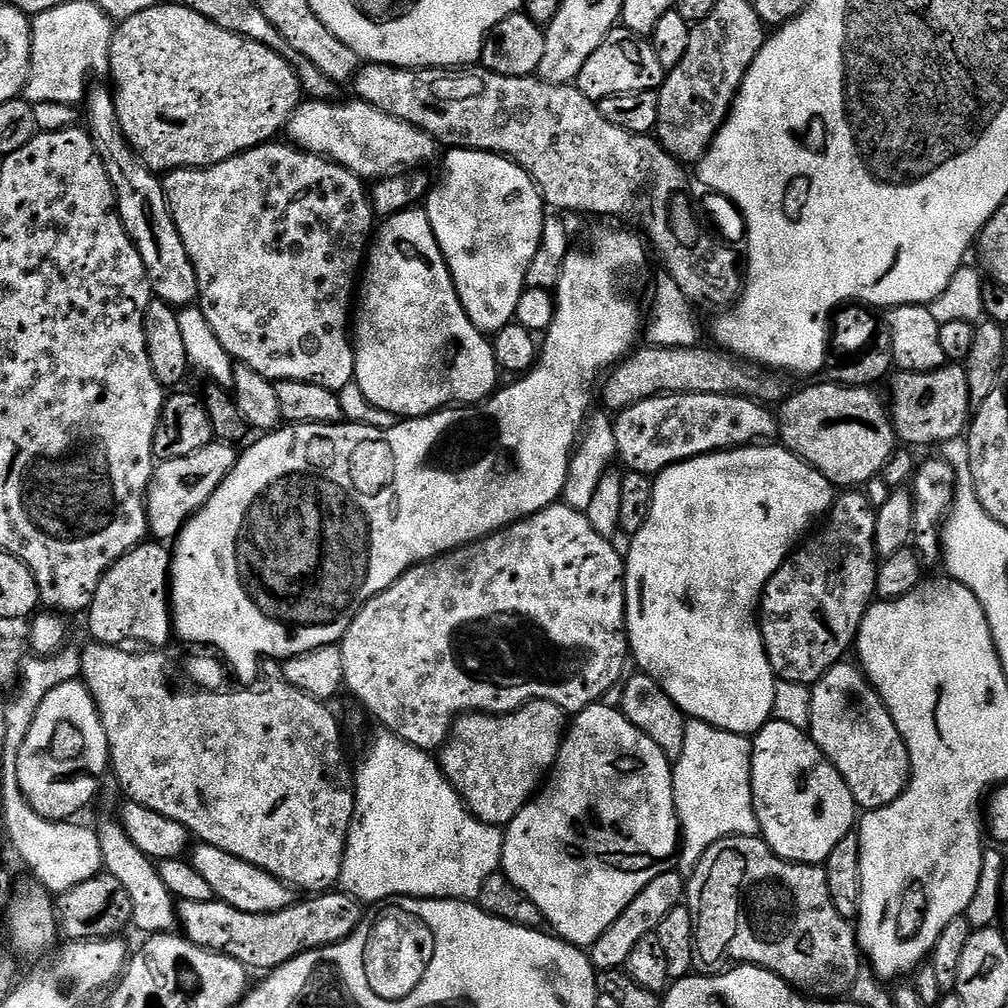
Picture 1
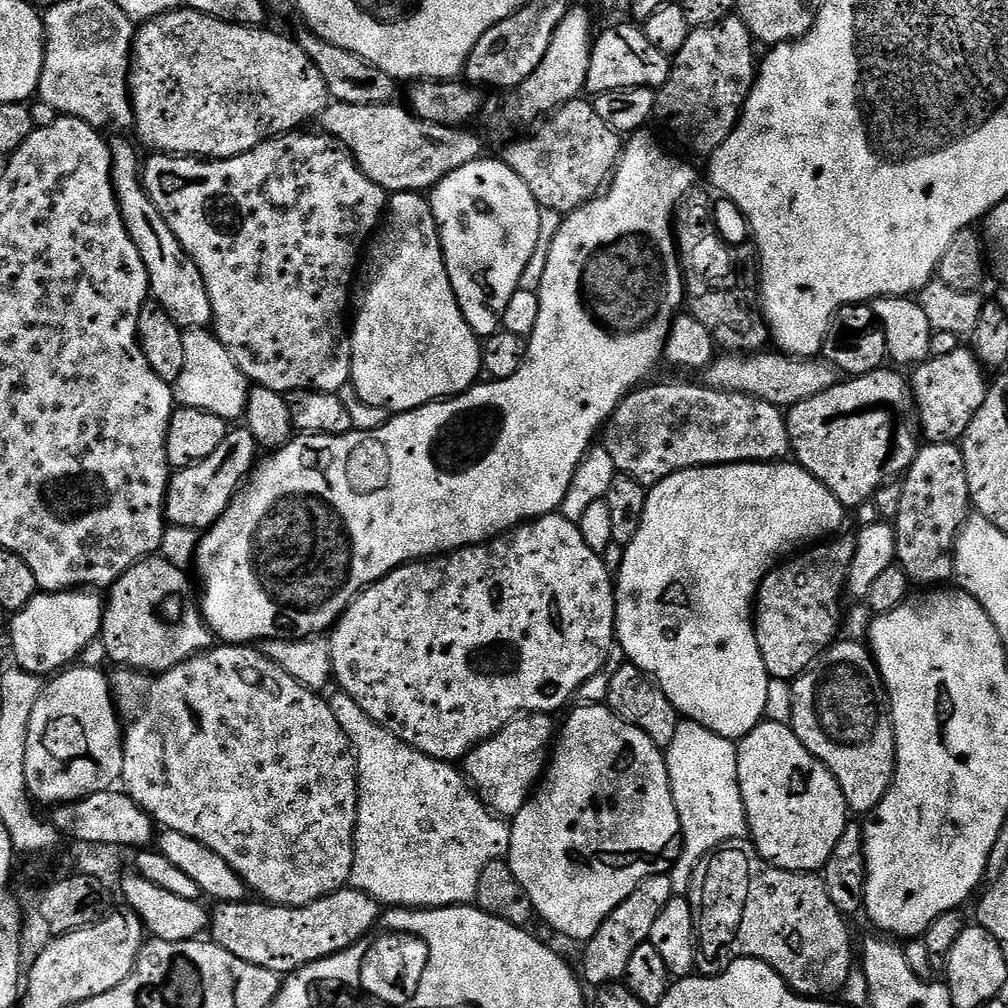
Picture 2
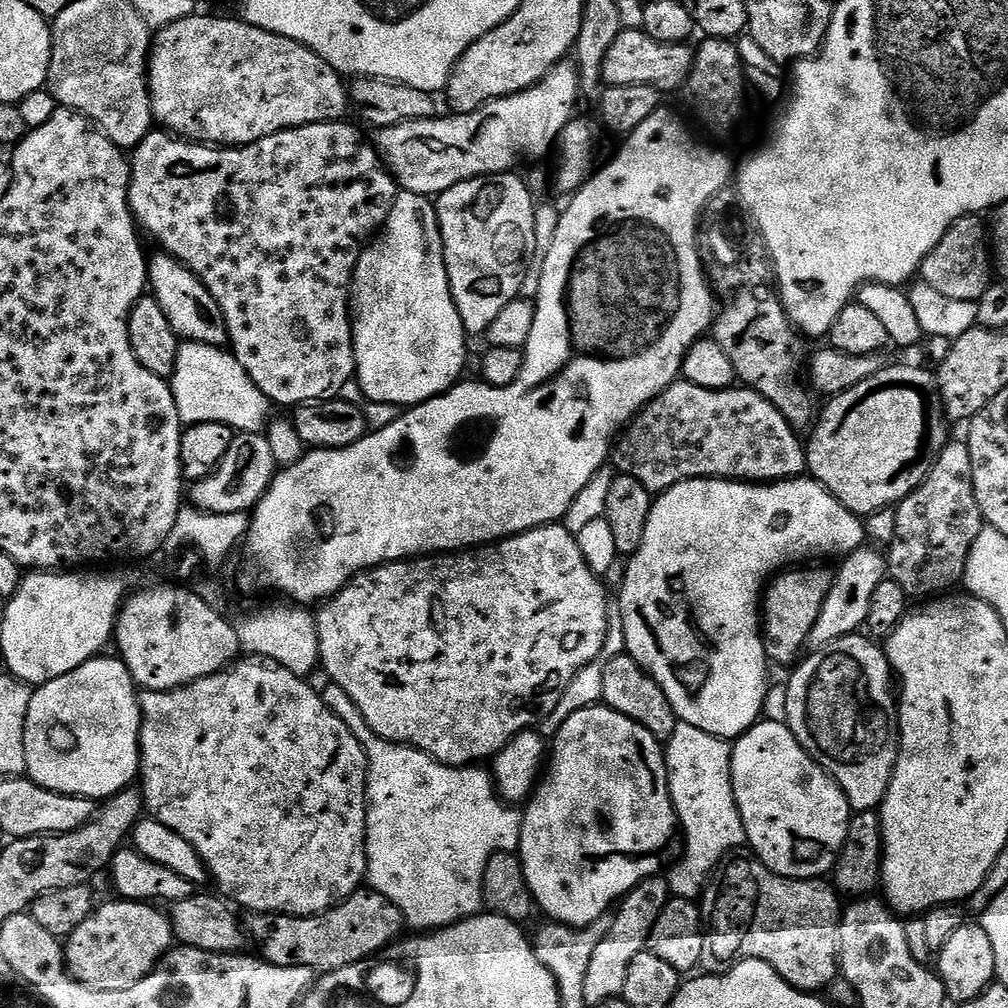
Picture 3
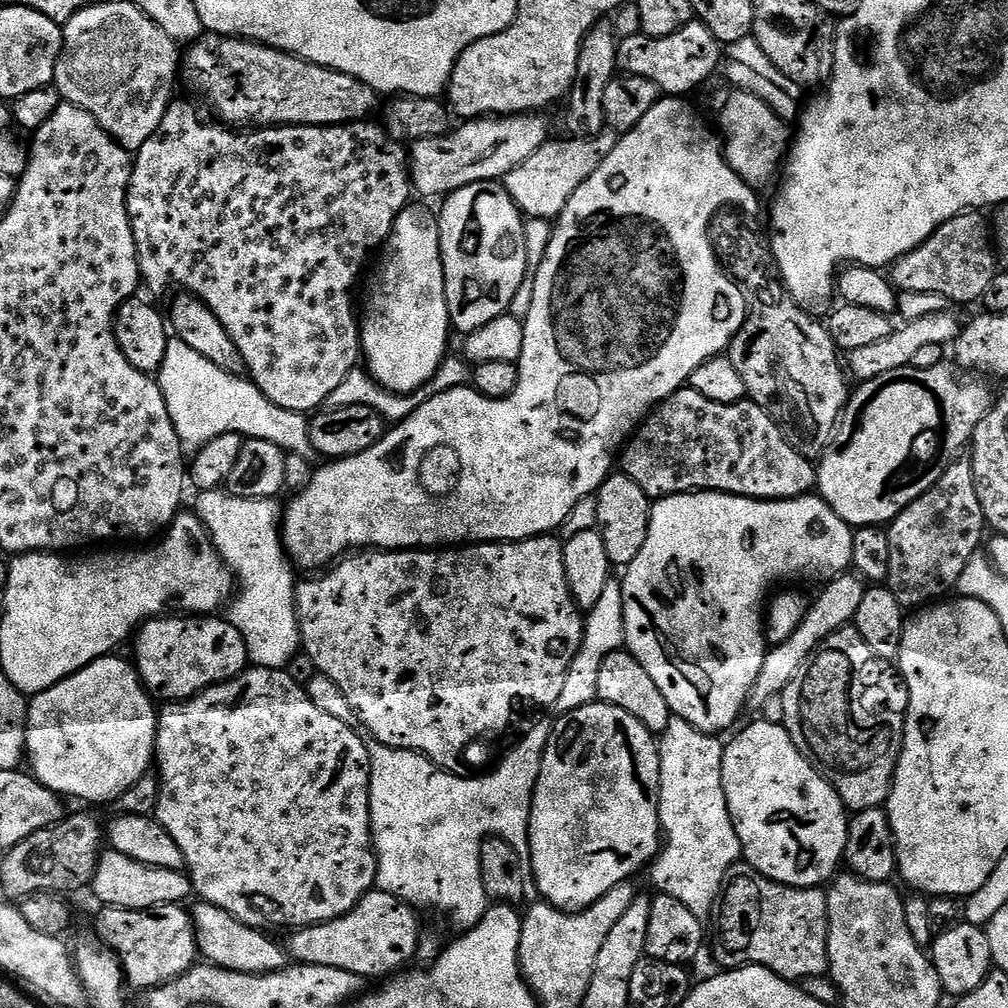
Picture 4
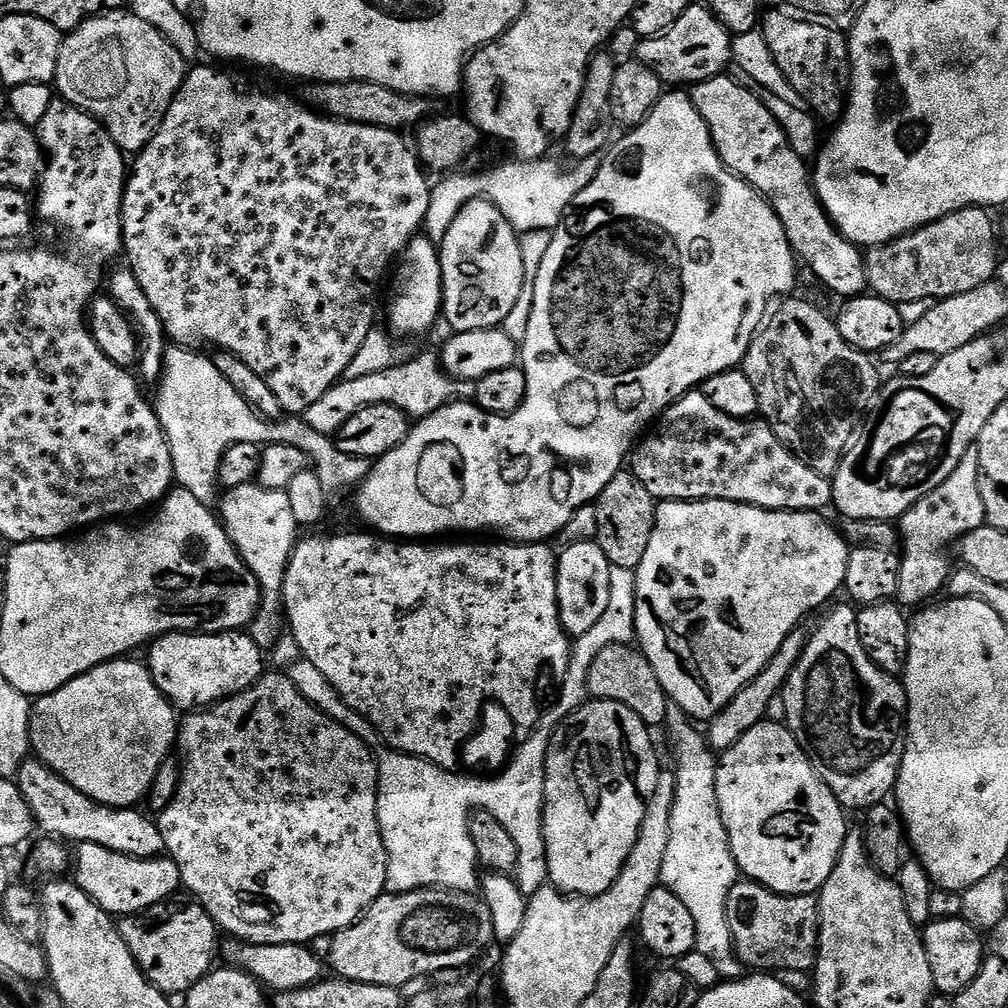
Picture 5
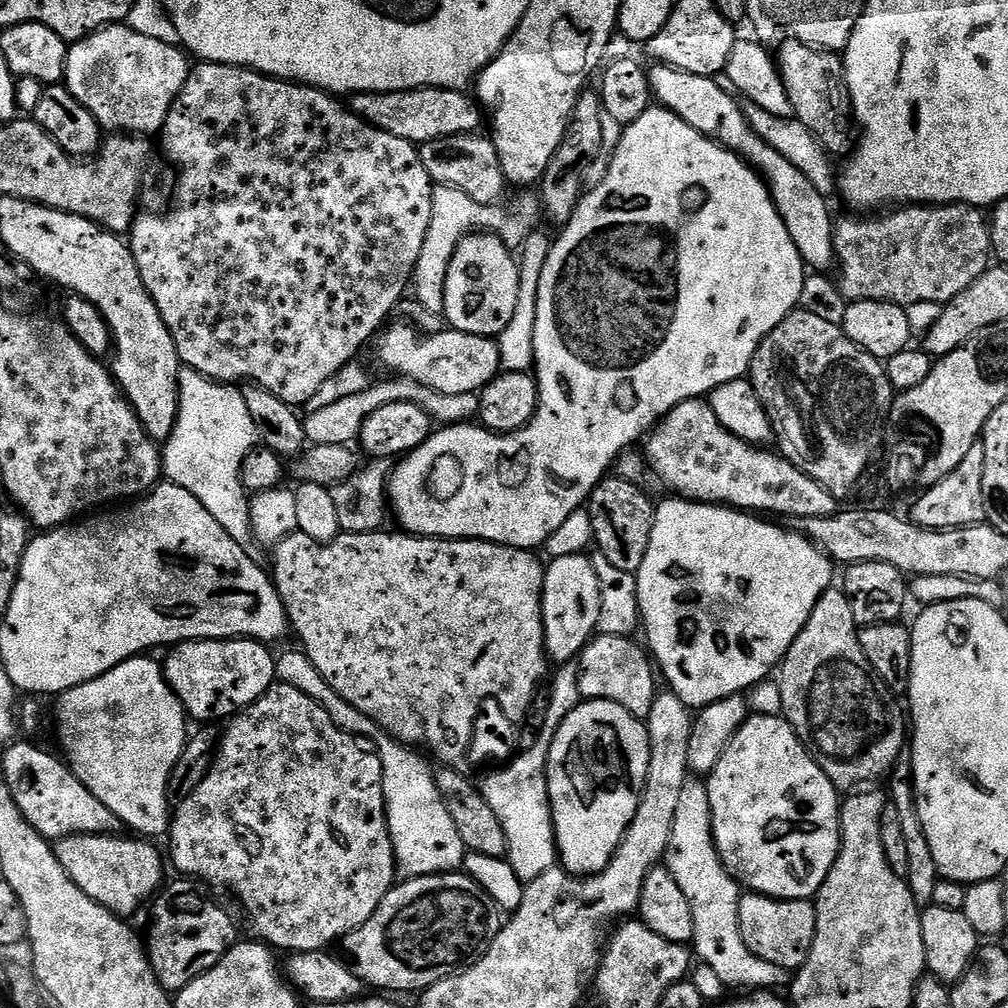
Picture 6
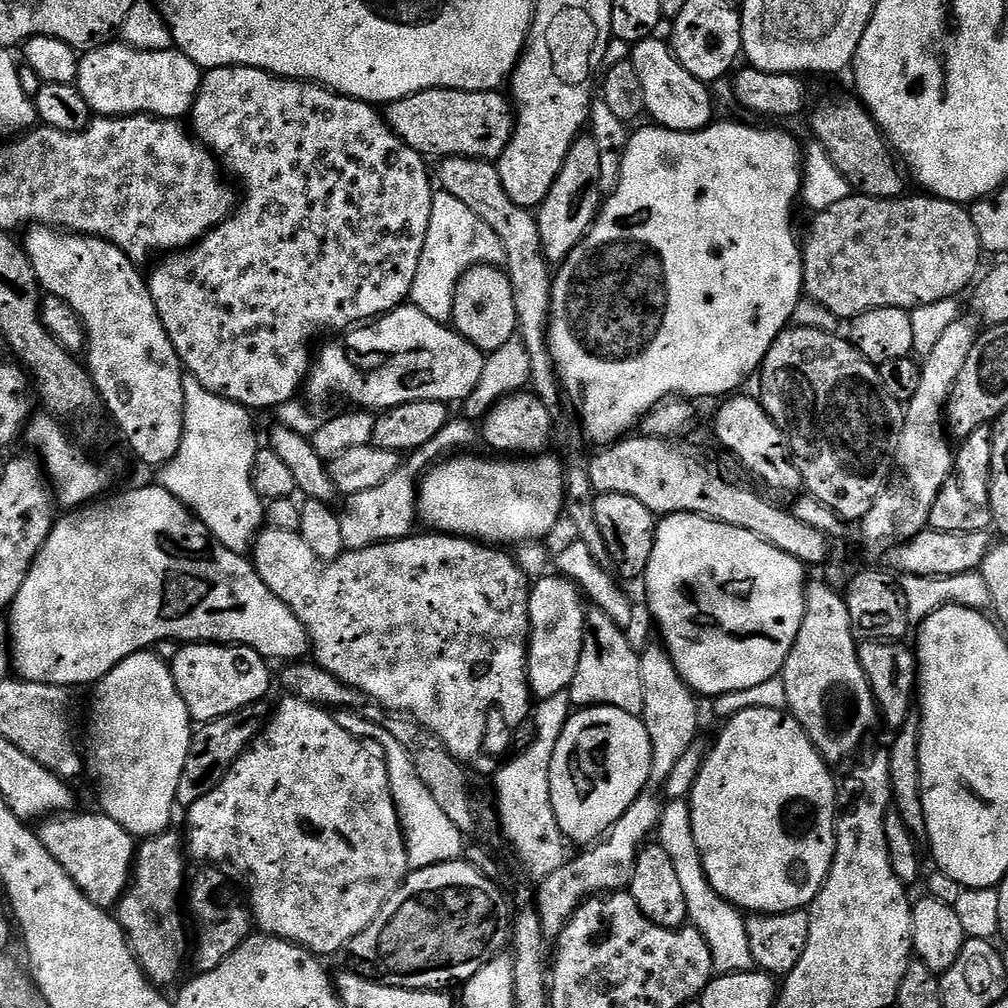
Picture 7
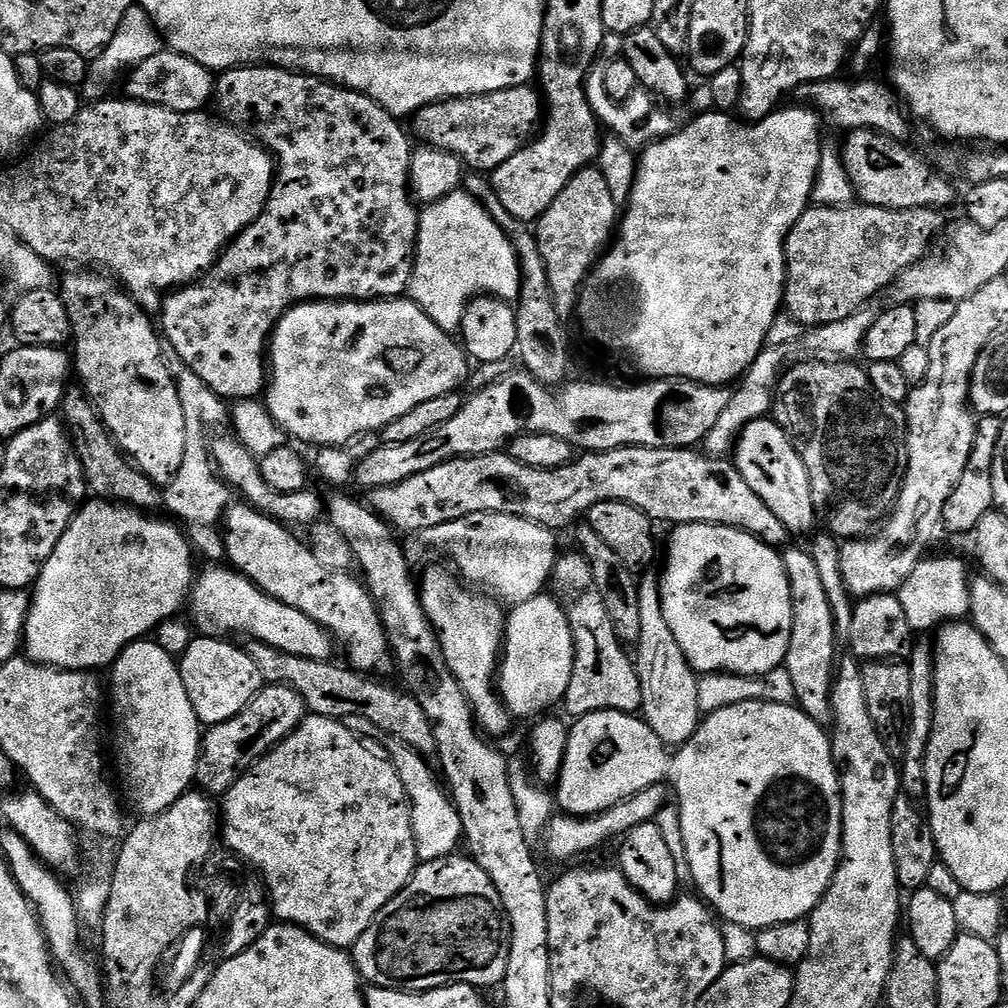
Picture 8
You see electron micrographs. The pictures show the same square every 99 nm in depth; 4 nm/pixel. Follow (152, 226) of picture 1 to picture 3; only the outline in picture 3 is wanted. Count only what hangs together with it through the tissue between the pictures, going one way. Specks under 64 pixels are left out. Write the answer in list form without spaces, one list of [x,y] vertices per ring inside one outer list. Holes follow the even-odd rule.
[[[163,250],[157,253],[148,262],[147,287],[151,295],[156,297],[158,306],[162,306],[170,326],[174,326],[174,334],[184,342],[224,348],[228,344],[228,331],[222,310],[218,310],[218,302],[214,302],[203,282],[181,260]]]

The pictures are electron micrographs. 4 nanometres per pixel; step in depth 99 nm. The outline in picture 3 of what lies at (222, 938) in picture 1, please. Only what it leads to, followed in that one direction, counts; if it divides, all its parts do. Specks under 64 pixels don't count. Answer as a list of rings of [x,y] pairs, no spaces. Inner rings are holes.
[[[361,886],[357,892],[350,894],[348,900],[334,904],[316,916],[252,914],[247,918],[247,935],[251,939],[253,936],[264,947],[263,959],[274,966],[314,968],[320,974],[373,959],[383,953],[406,928],[405,918],[398,906],[367,886]]]

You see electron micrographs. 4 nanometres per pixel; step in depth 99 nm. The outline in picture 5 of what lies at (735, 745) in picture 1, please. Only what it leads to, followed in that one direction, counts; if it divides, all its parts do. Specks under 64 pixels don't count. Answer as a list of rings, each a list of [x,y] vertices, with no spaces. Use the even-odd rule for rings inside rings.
[[[669,707],[666,729],[676,747],[676,793],[670,814],[670,846],[666,846],[660,884],[678,894],[686,910],[690,910],[696,931],[696,951],[714,962],[714,970],[725,981],[738,980],[745,975],[746,968],[736,956],[726,914],[728,895],[738,883],[738,869],[718,806],[718,756],[708,747],[705,733],[695,727],[699,728],[682,709]]]

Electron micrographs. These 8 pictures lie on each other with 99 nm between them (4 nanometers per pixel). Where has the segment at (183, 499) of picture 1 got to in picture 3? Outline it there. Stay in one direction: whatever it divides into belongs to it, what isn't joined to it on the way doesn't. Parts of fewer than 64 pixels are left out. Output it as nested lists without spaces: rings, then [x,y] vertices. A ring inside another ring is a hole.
[[[236,432],[230,442],[230,450],[226,450],[226,458],[222,458],[222,462],[218,462],[214,474],[197,480],[191,485],[191,507],[210,514],[251,513],[257,502],[268,492],[268,488],[272,484],[272,479],[276,477],[277,471],[278,466],[274,462],[274,453],[270,451],[270,442],[267,435],[259,432]]]

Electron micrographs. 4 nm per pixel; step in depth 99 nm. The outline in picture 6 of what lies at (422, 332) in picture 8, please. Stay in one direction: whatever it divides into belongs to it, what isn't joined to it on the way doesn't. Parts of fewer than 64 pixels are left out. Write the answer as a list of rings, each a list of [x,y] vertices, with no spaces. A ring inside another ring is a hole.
[[[394,324],[383,333],[380,358],[383,366],[392,371],[389,373],[397,377],[413,380],[442,394],[470,394],[479,393],[502,371],[500,346],[491,336],[475,336],[455,330],[419,336],[415,327]]]

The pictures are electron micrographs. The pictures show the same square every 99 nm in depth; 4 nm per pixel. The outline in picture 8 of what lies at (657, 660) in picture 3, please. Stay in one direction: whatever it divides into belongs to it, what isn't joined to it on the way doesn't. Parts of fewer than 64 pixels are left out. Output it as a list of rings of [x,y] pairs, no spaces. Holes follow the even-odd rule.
[[[682,524],[671,529],[672,541],[668,544],[668,565],[664,568],[664,576],[660,580],[660,597],[662,608],[666,614],[666,622],[670,622],[670,630],[674,630],[674,638],[678,638],[678,646],[682,646],[682,654],[686,654],[688,664],[697,674],[728,672],[732,676],[765,676],[767,672],[781,667],[788,659],[788,647],[792,637],[794,610],[792,609],[792,580],[786,574],[783,555],[769,544],[764,544],[757,536],[751,536],[737,528],[727,528],[721,524]]]

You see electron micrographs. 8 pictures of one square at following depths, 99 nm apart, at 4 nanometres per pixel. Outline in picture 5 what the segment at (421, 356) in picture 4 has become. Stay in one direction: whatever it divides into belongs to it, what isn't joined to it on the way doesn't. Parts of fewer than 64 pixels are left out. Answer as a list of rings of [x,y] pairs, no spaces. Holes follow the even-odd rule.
[[[417,234],[404,249],[404,255],[398,261],[394,277],[396,281],[392,284],[392,305],[388,308],[387,327],[391,329],[397,337],[417,338],[423,332],[428,332],[439,321],[444,307],[444,283],[442,282],[442,266],[440,265],[440,249],[437,241],[428,239],[427,235]]]

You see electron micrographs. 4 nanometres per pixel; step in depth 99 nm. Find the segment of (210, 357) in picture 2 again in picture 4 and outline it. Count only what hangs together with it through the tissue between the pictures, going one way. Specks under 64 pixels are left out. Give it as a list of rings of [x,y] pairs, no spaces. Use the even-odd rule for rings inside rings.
[[[169,339],[158,383],[166,410],[170,410],[174,430],[178,430],[178,438],[185,449],[195,450],[218,438],[218,434],[236,432],[245,438],[274,442],[285,453],[301,456],[309,462],[317,459],[316,450],[310,442],[309,417],[305,413],[278,407],[266,398],[266,394],[257,390],[251,379],[214,366],[214,362],[190,350],[186,342]]]

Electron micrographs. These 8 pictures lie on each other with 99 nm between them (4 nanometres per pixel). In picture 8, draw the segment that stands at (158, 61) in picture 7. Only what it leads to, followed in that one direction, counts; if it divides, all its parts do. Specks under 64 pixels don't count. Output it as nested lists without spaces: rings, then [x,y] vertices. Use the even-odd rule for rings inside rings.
[[[171,50],[154,54],[154,58],[146,58],[146,62],[127,73],[125,80],[128,80],[124,84],[128,91],[125,92],[127,99],[157,104],[175,112],[199,112],[207,109],[214,96],[213,73],[198,62]]]

